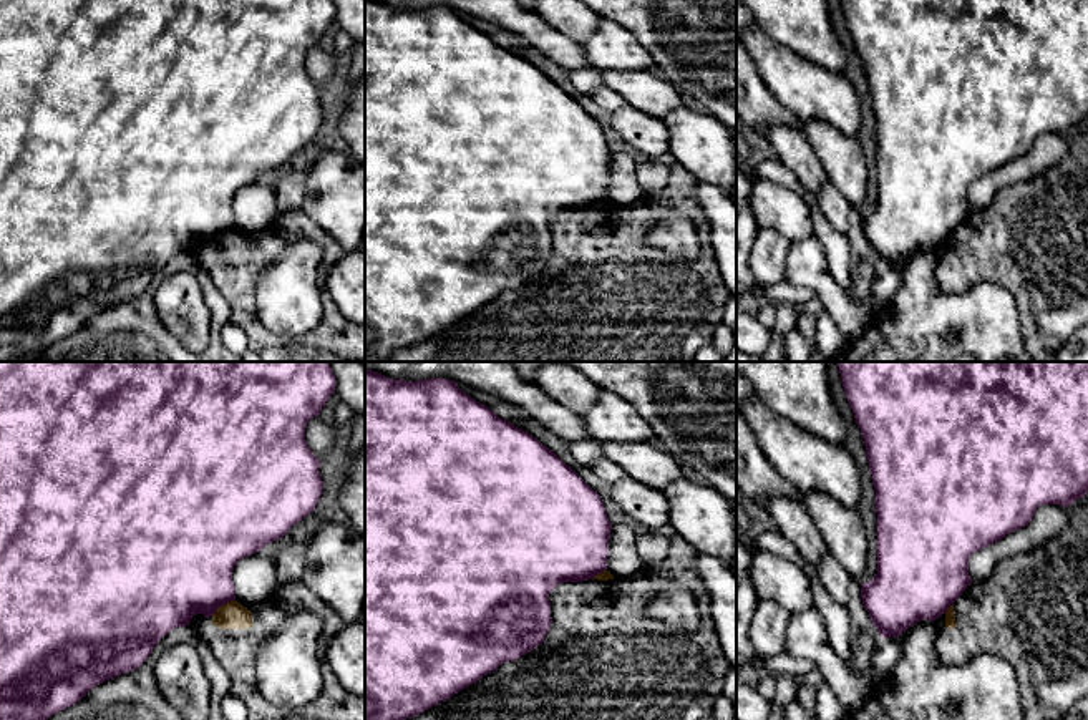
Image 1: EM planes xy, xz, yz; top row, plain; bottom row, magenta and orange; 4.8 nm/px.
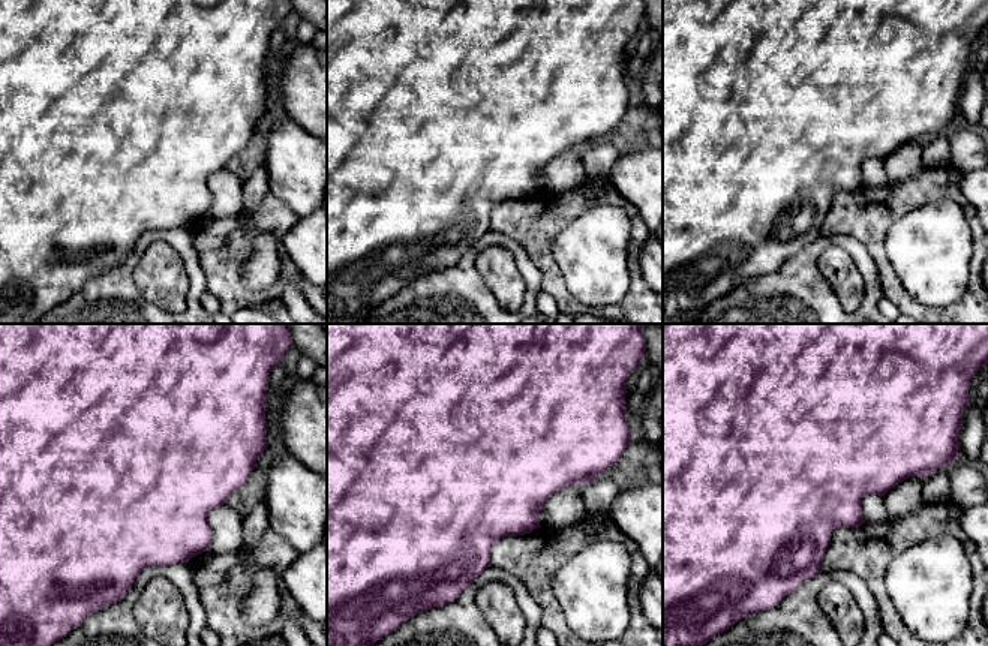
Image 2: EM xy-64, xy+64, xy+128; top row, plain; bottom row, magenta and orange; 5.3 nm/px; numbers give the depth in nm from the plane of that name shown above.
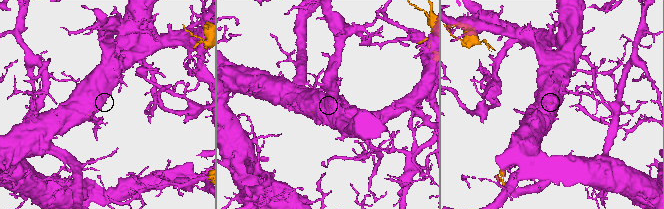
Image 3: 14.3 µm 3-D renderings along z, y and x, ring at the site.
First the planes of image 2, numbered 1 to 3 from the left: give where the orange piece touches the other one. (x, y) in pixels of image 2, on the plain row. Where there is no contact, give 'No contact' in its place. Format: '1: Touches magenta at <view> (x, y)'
1: No contact
2: No contact
3: No contact

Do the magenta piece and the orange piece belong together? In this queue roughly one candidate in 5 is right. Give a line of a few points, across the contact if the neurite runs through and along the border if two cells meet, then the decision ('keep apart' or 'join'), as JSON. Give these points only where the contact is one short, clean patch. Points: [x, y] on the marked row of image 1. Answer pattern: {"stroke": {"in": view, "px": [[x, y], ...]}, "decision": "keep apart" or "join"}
{"decision": "keep apart"}

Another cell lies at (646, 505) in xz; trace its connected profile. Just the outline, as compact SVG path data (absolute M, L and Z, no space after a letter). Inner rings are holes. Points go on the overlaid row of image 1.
M627 476L610 484L610 499L648 528L657 529L668 524L670 504L662 489L640 484Z

